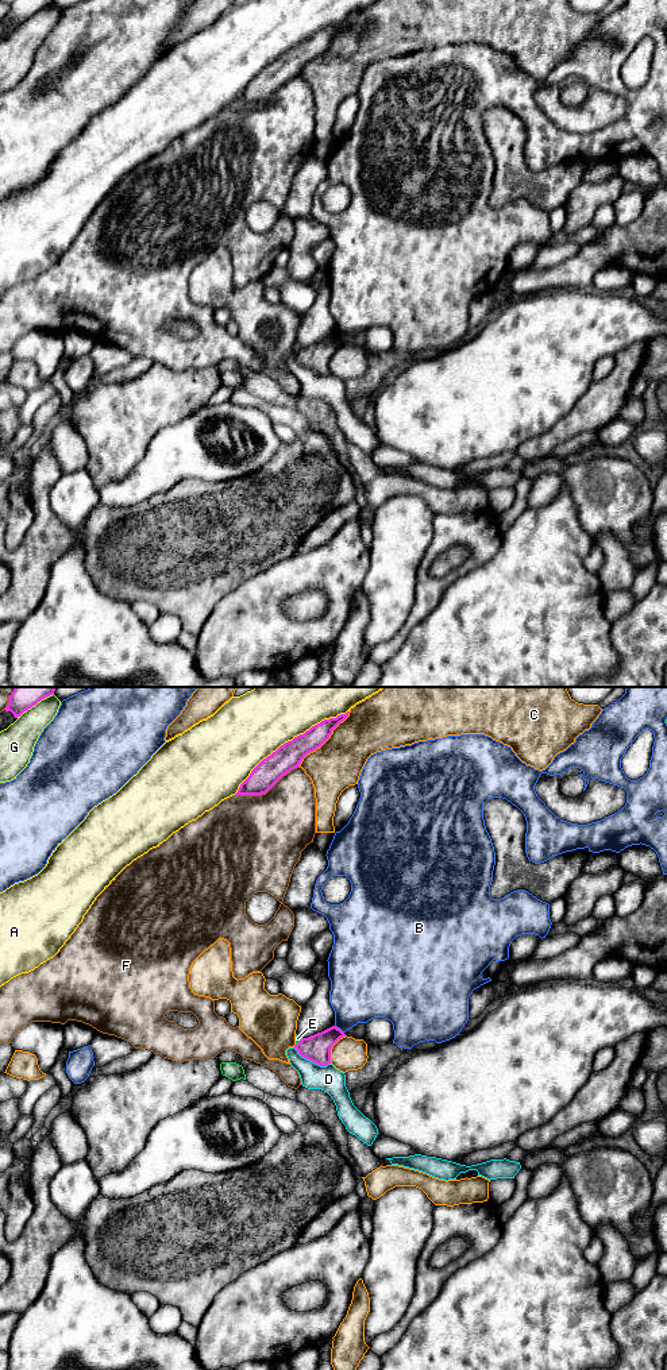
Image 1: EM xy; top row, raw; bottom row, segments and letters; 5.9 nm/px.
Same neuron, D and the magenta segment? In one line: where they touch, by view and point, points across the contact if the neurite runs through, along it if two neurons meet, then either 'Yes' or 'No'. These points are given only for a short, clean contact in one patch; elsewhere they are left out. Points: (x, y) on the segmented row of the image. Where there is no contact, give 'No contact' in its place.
Touches magenta at xy (312, 1061). Boundary: xy (293, 1048), (301, 1056), (320, 1065), (330, 1064). No

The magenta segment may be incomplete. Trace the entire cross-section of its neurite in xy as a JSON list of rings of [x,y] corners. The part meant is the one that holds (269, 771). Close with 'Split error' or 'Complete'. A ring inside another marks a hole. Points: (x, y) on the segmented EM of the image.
[[[348,713],[324,719],[304,734],[281,745],[251,771],[235,795],[266,794],[284,775],[300,767],[308,753],[320,748],[329,738],[332,730],[348,717]]]. Complete

